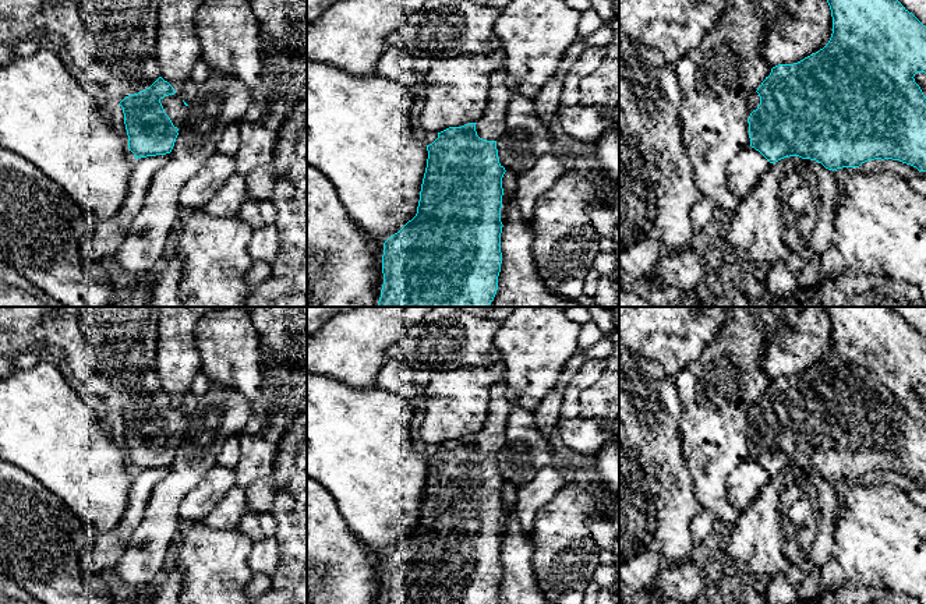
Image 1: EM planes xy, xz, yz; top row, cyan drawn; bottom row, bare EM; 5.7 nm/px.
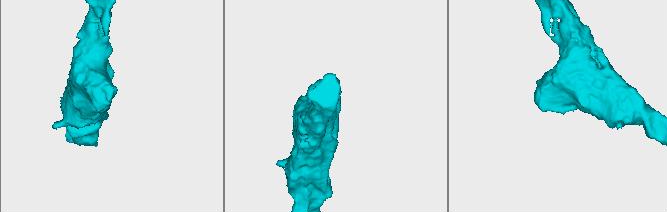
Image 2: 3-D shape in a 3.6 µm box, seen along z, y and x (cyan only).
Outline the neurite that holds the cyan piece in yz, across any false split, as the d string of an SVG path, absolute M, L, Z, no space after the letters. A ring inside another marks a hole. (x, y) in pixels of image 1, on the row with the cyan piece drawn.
M827 0L833 17L833 33L828 43L819 52L794 64L778 64L747 100L750 116L750 146L759 151L770 163L784 158L799 156L821 163L828 170L859 167L874 159L893 159L926 172L926 96L915 82L916 73L926 74L926 27L909 13L898 0Z

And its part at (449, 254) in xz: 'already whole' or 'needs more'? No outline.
needs more

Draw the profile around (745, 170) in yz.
M754 148L743 149L729 165L727 181L729 188L742 201L759 184L760 177L770 167L770 162Z

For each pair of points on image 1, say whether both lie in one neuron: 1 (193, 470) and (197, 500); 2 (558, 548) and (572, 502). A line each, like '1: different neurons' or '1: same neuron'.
1: different neurons
2: same neuron

